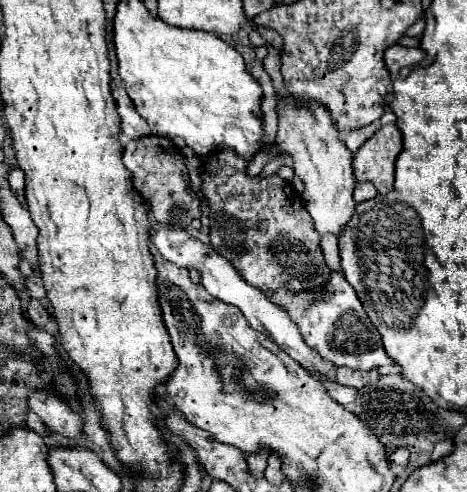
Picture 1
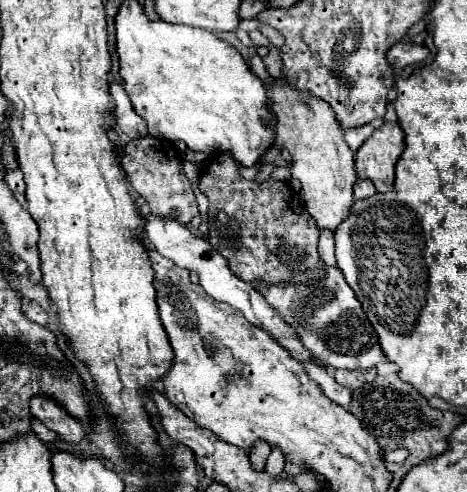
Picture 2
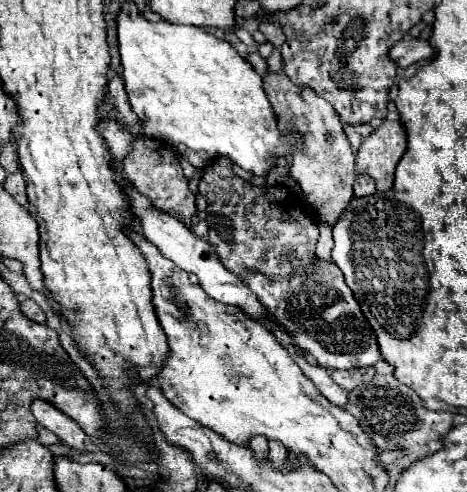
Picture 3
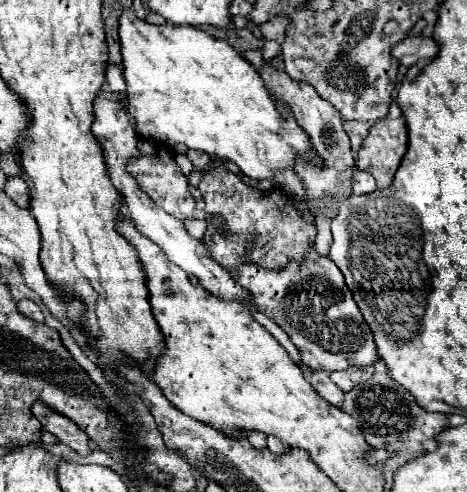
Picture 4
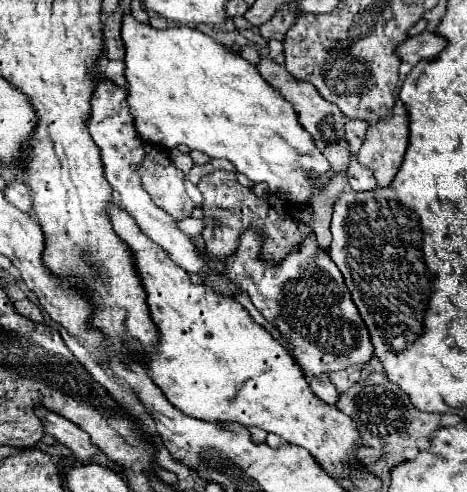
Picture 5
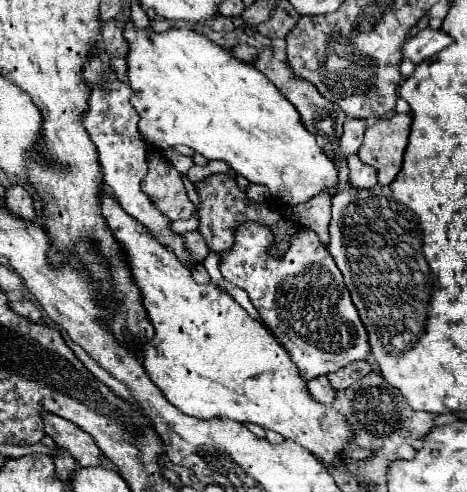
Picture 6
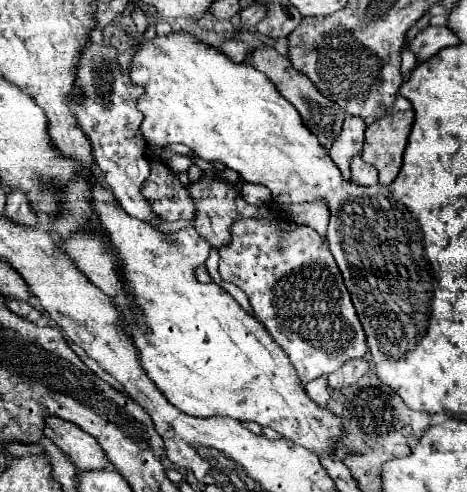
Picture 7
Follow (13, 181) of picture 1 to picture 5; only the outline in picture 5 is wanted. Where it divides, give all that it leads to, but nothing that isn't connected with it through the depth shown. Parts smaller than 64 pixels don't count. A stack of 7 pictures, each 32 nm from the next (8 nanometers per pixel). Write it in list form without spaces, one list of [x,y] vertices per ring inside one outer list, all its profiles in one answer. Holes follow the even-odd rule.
[[[14,180],[6,186],[4,190],[4,196],[8,196],[8,202],[24,212],[30,212],[32,210],[32,198],[30,198],[30,190],[24,182],[20,180]]]

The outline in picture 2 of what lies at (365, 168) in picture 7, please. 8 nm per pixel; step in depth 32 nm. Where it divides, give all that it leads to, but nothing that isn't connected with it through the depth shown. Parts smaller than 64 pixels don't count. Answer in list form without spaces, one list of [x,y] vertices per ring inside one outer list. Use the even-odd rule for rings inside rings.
[[[356,180],[356,184],[354,184],[354,200],[370,198],[374,194],[376,194],[376,188],[374,188],[372,180]]]

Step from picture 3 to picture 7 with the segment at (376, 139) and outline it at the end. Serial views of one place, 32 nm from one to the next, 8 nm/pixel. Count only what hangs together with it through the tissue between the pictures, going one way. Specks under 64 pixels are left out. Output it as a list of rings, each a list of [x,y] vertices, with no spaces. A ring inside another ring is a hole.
[[[408,110],[408,112],[396,112],[396,114],[388,114],[376,122],[372,122],[366,130],[366,144],[364,144],[364,150],[362,150],[362,158],[372,164],[376,170],[378,170],[378,180],[380,184],[390,184],[396,174],[400,172],[400,166],[402,166],[402,154],[404,154],[404,148],[406,148],[406,140],[408,140],[408,134],[412,130],[412,124],[414,124],[414,112]]]

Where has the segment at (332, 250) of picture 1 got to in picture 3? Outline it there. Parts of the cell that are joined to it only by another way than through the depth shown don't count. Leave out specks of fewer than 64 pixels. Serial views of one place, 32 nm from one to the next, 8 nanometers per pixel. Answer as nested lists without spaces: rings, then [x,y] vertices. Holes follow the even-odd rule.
[[[315,218],[316,224],[318,224],[318,230],[320,230],[320,236],[318,236],[318,244],[316,244],[316,254],[318,258],[324,258],[324,260],[332,260],[330,258],[330,250],[332,250],[332,230],[330,226],[326,224],[320,224],[320,220]]]

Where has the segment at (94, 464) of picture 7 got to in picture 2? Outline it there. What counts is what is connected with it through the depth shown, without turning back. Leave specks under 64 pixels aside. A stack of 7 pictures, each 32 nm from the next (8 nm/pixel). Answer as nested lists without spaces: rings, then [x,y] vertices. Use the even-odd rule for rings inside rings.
[[[36,396],[34,400],[30,400],[30,412],[46,428],[62,436],[68,444],[80,444],[82,438],[86,436],[82,424],[76,418],[72,418],[64,408],[60,408],[52,398]]]

